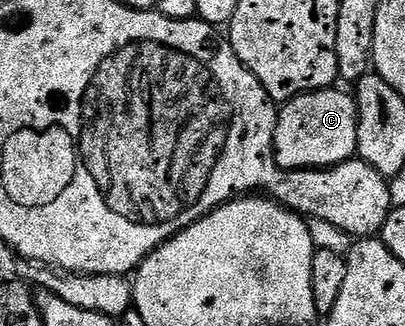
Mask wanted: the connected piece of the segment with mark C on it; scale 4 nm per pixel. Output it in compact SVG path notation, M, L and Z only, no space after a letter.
M339 88L303 93L293 101L283 102L276 114L276 162L282 169L330 169L357 156L358 115L353 94L339 93Z

